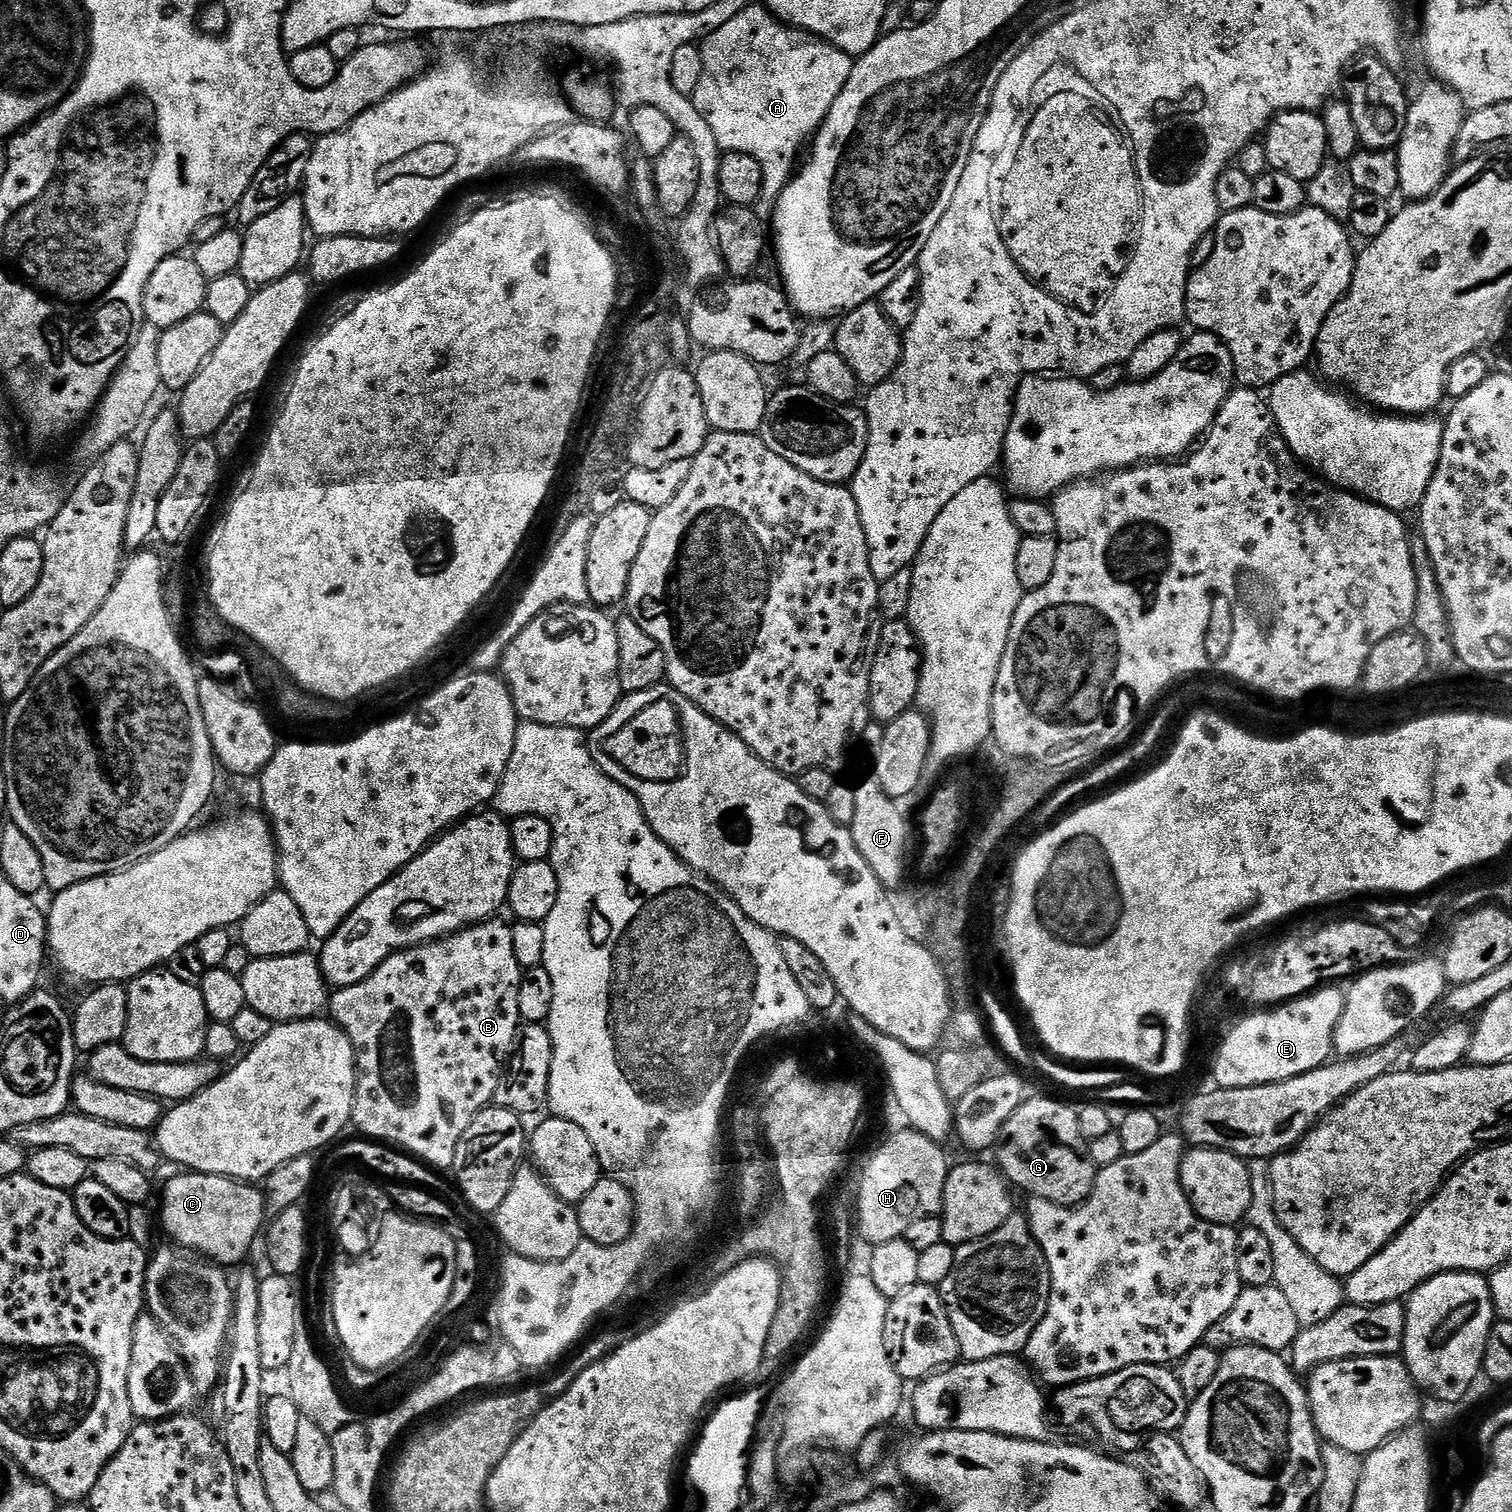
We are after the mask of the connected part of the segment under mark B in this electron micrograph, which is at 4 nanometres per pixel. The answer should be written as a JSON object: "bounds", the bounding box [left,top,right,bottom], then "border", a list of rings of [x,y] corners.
{"bounds":[330,918,522,1170],"border":[[[500,918],[484,920],[481,924],[471,924],[453,936],[443,936],[440,940],[431,940],[428,944],[419,944],[416,948],[403,948],[395,952],[370,978],[358,982],[354,986],[337,988],[330,996],[330,1013],[334,1023],[344,1030],[350,1038],[350,1042],[356,1051],[356,1090],[354,1094],[354,1106],[352,1107],[352,1119],[350,1121],[353,1129],[366,1123],[364,1117],[364,1092],[376,1092],[376,1100],[380,1105],[376,1108],[376,1116],[380,1119],[379,1131],[385,1132],[389,1138],[404,1140],[408,1148],[436,1160],[436,1170],[451,1169],[454,1162],[454,1154],[458,1150],[458,1142],[462,1134],[470,1130],[470,1122],[483,1108],[489,1107],[496,1099],[500,1074],[504,1071],[504,1065],[512,1051],[512,1043],[516,1037],[516,1031],[522,1023],[518,1014],[518,986],[522,969],[518,957],[514,955],[514,938],[511,927],[503,924]]]}

